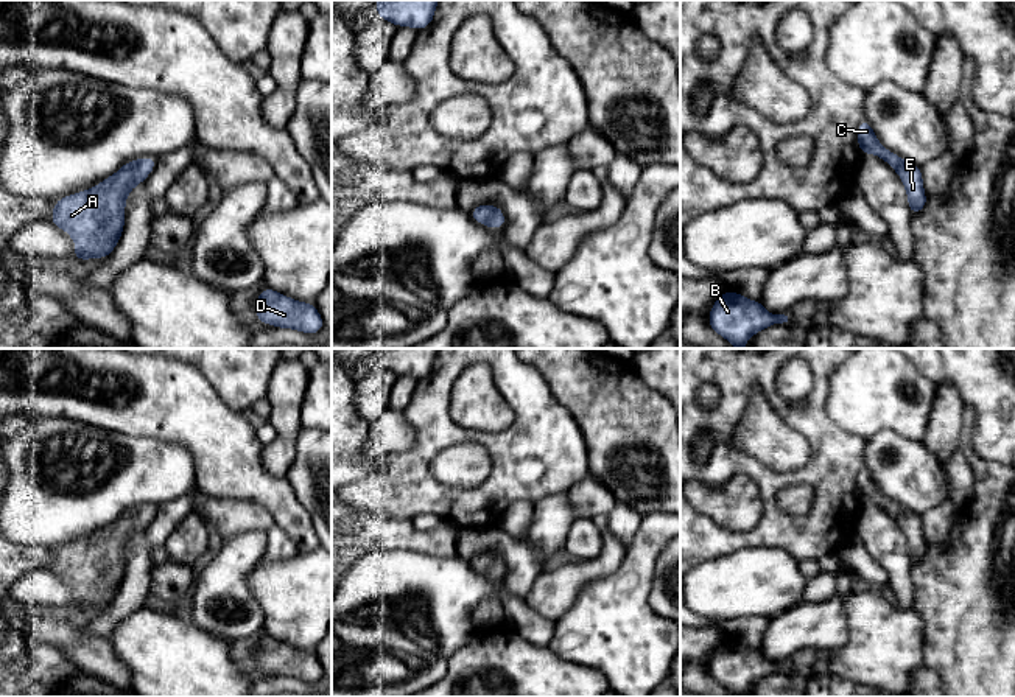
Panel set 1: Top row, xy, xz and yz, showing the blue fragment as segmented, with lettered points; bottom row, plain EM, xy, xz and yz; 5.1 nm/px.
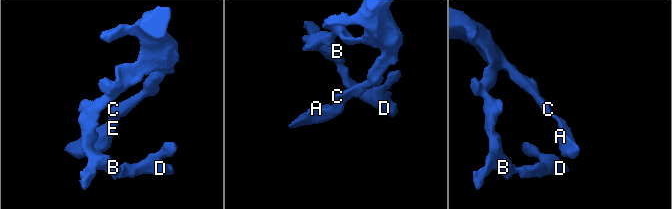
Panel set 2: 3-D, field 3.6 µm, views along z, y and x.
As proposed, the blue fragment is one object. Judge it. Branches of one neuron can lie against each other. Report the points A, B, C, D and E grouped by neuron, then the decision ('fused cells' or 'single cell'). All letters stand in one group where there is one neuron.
groups A B C D E; single cell

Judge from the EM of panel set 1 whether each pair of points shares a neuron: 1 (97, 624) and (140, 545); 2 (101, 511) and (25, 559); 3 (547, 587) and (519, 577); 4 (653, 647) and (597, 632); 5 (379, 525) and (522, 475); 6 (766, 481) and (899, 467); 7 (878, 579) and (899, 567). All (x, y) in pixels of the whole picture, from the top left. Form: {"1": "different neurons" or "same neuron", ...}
{"1": "same neuron", "2": "different neurons", "3": "different neurons", "4": "same neuron", "5": "different neurons", "6": "different neurons", "7": "different neurons"}

